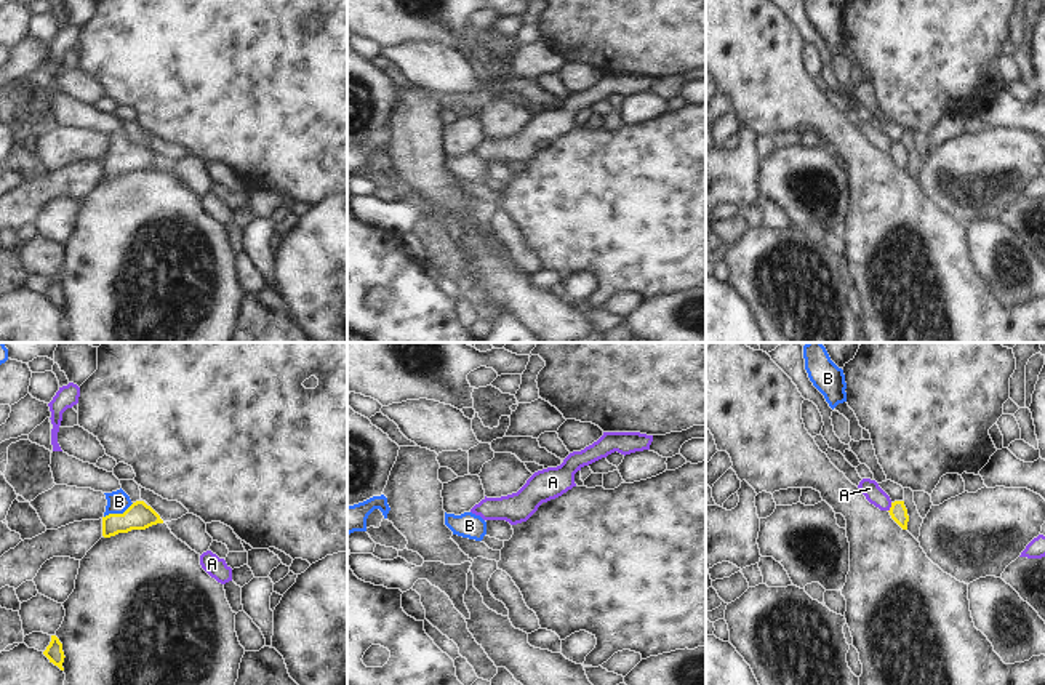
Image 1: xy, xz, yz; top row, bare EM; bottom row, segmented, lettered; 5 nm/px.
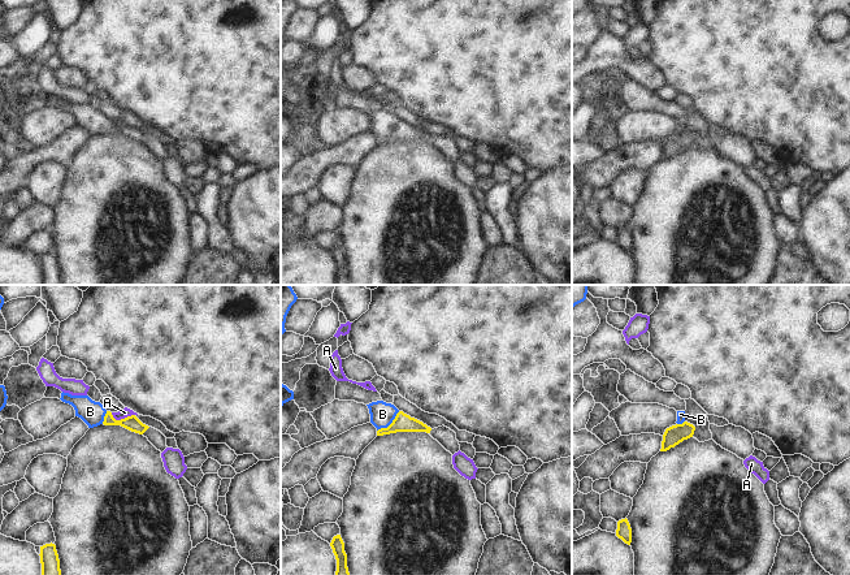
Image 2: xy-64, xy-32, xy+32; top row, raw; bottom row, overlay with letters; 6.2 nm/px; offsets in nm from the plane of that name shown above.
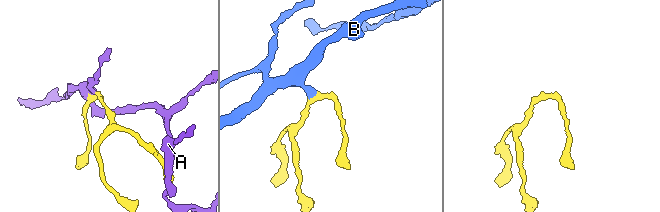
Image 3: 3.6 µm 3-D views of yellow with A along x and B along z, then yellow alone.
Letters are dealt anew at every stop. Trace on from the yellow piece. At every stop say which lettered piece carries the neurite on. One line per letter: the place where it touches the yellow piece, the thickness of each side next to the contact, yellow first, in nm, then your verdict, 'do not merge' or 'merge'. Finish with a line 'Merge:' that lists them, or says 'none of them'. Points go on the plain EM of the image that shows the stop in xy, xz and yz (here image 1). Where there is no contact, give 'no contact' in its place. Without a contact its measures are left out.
A: yz (890, 149) | 90/90 nm | do not merge
B: xy (119, 156) | 140/110 nm | merge
Merge: B

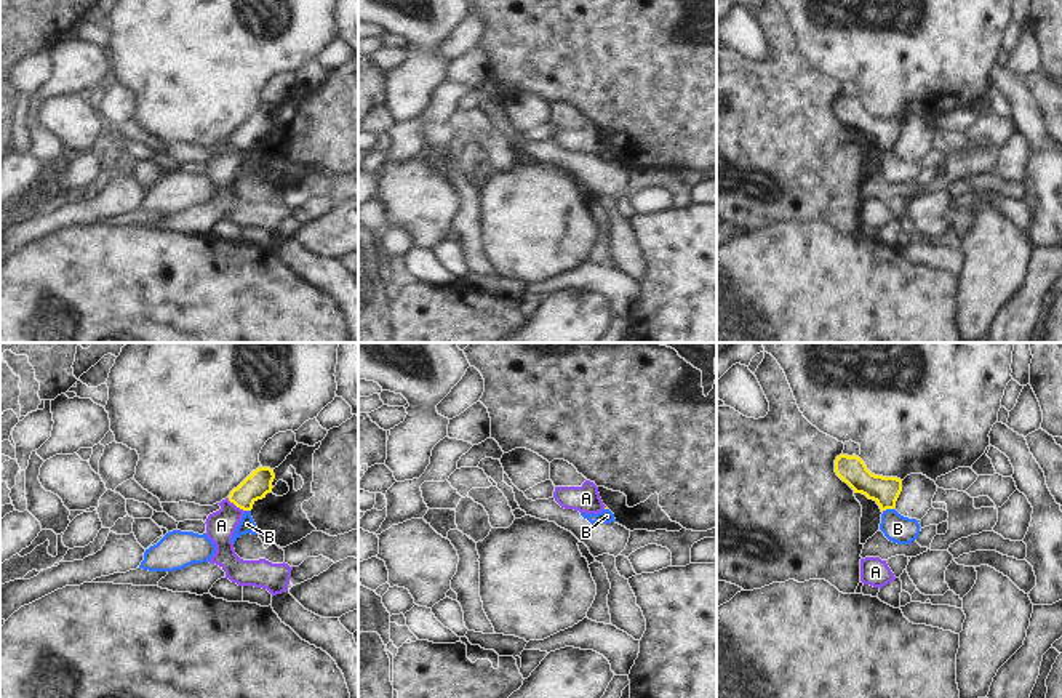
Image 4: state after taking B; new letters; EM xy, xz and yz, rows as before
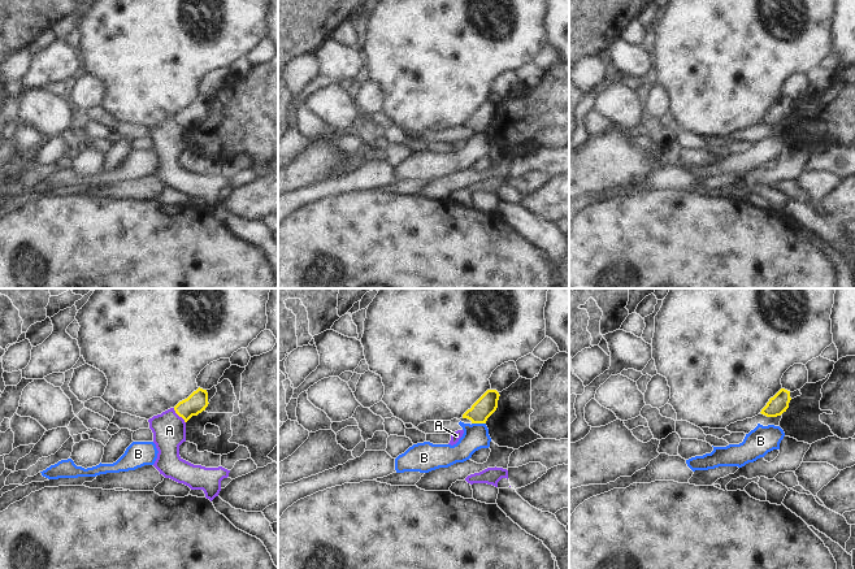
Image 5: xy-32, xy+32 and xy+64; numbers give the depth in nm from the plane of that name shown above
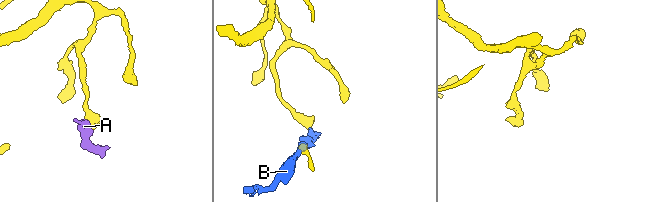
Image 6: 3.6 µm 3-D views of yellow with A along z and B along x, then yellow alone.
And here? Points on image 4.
A: xy (235, 146) | 130/150 nm | do not merge
B: yz (886, 149) | 140/140 nm | do not merge
Merge: none of them

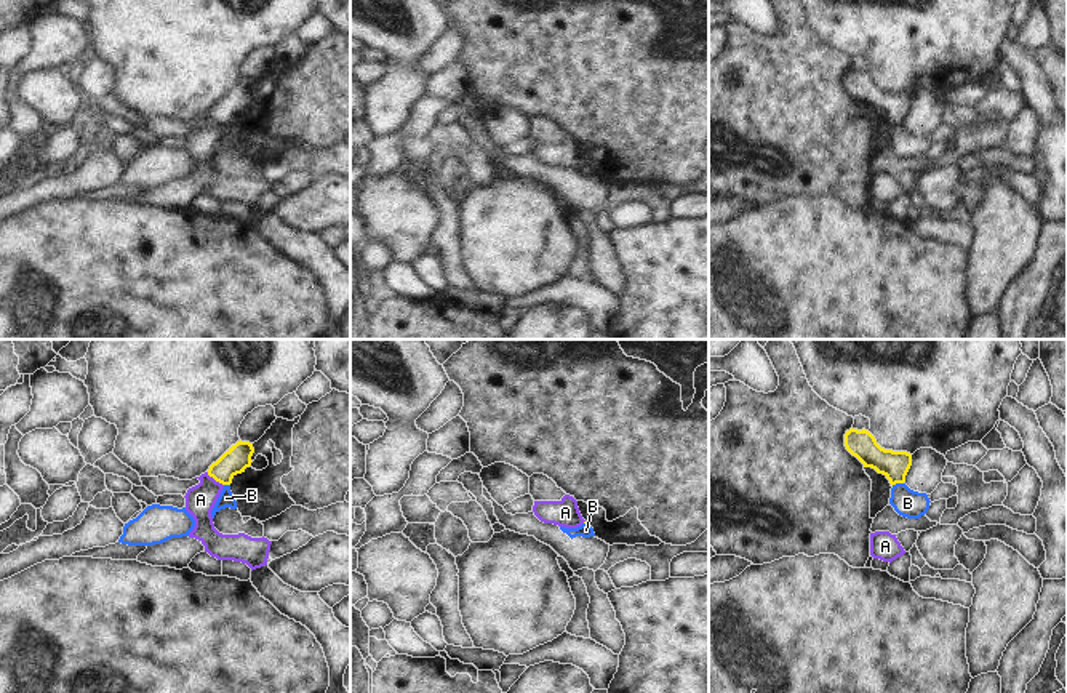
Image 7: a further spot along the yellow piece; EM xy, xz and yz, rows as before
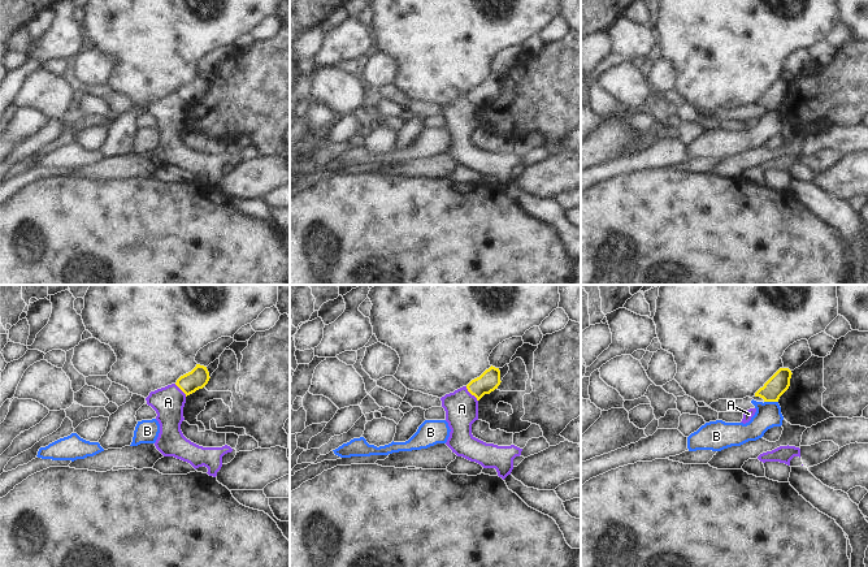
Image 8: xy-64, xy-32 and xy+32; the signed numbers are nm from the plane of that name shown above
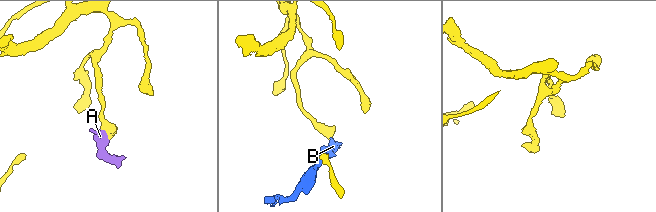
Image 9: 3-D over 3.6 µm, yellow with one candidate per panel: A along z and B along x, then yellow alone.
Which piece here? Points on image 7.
A: xy (215, 120) | 130/150 nm | do not merge
B: yz (896, 124) | 140/140 nm | do not merge
Merge: none of them

